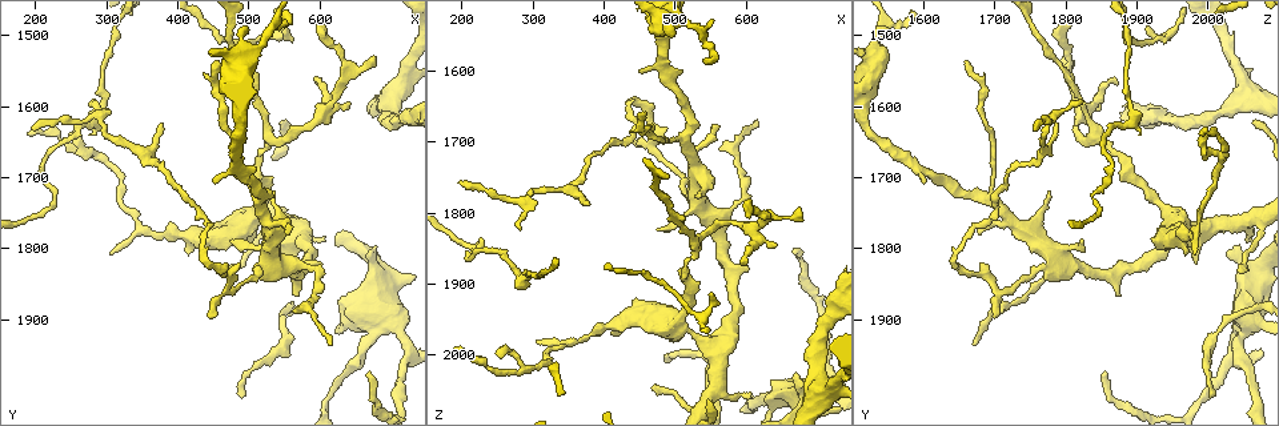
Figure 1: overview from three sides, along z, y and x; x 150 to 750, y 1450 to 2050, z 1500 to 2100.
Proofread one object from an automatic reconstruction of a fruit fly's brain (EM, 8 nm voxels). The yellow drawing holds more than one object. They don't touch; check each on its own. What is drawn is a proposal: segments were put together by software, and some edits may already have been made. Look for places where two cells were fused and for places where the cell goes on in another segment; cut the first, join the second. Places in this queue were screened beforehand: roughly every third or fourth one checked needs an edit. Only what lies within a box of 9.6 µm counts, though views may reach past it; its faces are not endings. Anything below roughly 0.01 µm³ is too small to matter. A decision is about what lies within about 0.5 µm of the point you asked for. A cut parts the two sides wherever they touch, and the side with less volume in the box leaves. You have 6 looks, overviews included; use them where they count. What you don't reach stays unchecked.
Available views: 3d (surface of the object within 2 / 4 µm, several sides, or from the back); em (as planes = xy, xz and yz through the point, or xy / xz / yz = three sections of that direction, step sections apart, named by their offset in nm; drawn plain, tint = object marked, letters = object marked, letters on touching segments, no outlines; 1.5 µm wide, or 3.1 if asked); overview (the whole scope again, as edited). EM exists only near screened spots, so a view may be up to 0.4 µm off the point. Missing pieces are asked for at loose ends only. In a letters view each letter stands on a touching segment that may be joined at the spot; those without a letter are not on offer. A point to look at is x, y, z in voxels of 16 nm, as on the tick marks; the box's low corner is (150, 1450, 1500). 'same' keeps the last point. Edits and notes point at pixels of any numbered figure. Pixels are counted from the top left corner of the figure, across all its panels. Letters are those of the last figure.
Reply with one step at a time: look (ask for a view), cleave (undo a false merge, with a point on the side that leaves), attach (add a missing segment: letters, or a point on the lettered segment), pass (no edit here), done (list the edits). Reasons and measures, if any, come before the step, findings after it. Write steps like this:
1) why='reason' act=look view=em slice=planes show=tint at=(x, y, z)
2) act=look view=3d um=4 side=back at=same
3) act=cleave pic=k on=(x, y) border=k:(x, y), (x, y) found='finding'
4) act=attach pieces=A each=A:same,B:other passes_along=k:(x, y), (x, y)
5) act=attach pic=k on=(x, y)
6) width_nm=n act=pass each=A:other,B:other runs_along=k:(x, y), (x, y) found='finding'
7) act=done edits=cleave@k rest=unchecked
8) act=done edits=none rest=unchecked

why='thick end' act=look view=3d um=4 at=(520, 1845, 1770)

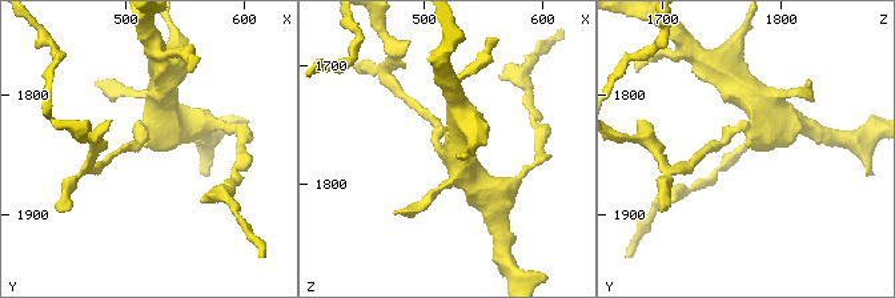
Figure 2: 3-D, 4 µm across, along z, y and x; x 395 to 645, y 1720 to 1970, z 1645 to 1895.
act=look view=em slice=xz step=8 show=tint at=(520, 1846, 1772)

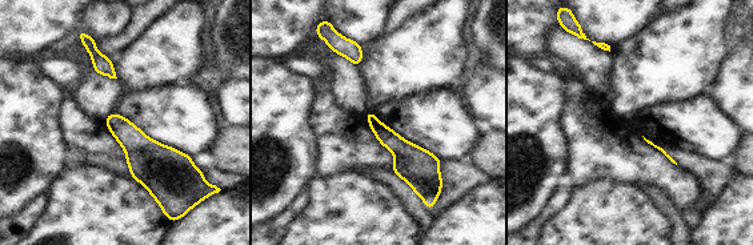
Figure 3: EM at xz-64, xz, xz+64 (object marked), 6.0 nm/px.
act=look view=em slice=planes show=letters at=same

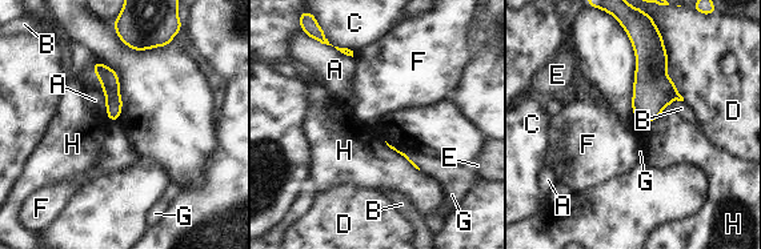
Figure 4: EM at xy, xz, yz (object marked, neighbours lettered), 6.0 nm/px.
act=pass each=A:other,B:other,C:other,D:other,E:other,F:other,G:other,H:other runs_along=4:(97, 65), (111, 84), (115, 117) found='none of them fits'

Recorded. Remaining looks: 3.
why='tapers out' act=look view=em slice=planes show=letters at=(450, 1895, 1695)

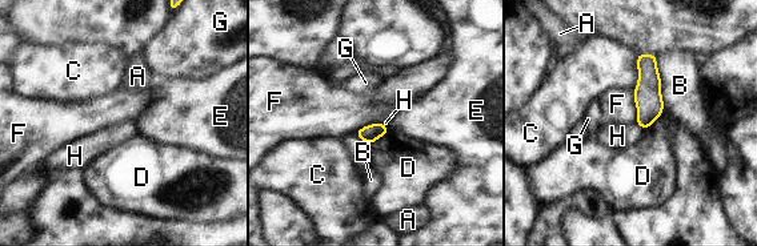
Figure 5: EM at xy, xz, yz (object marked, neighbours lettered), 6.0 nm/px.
width_nm=110 act=pass each=A:other,B:other,C:other,D:other,E:other,F:other,G:other,H:other border=5:(632, 91), (636, 121) found='none of them fits'

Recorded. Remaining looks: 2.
why='branch point' act=look view=em slice=xy step=4 show=letters at=(530, 1645, 1845)

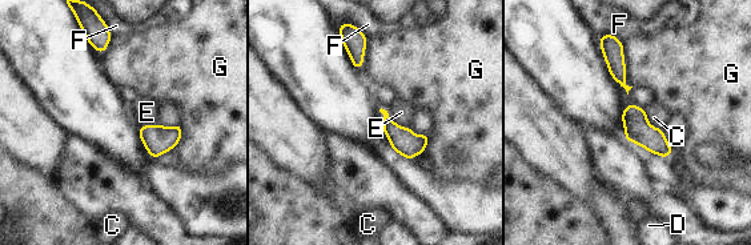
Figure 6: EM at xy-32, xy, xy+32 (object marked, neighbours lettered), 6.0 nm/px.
act=look view=em slice=planes show=letters at=same

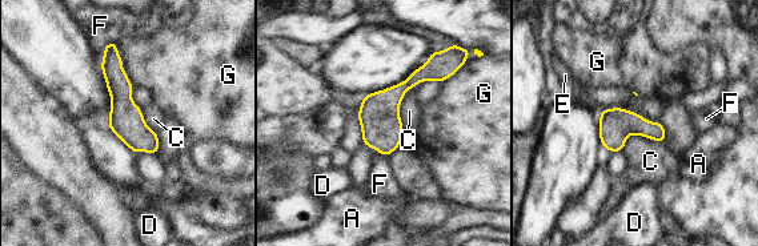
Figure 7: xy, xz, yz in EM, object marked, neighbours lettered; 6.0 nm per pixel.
act=pass each=A:other,C:other,D:other,E:other,F:other,G:other runs_along=7:(113, 52), (125, 120), (153, 150) found='one cell here'

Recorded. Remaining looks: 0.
act=done edits=none rest=unchecked

